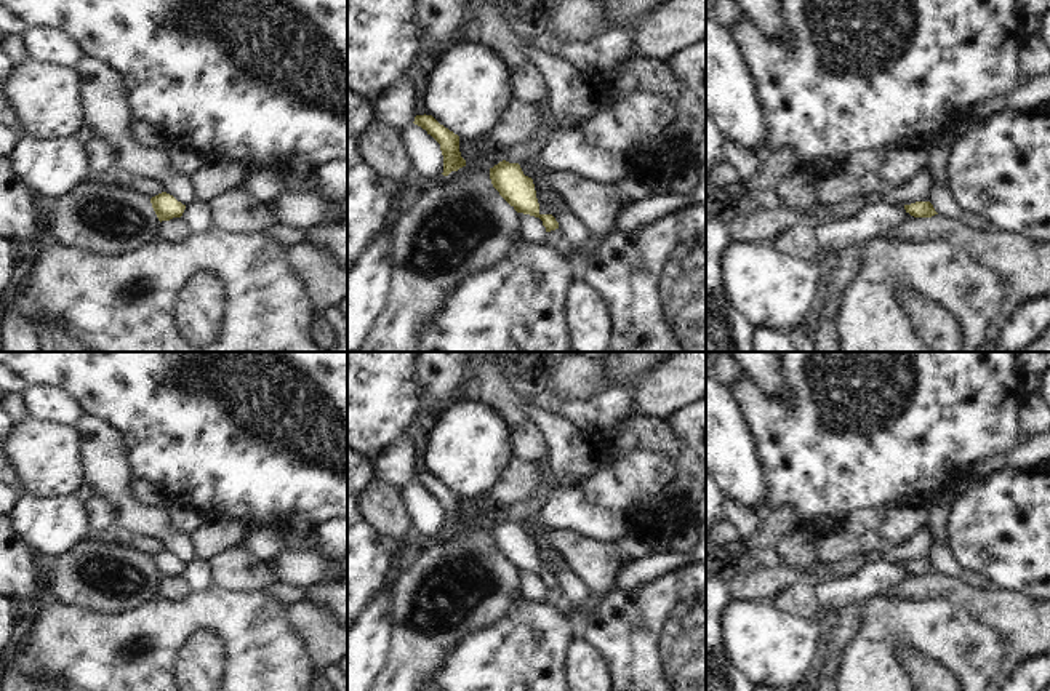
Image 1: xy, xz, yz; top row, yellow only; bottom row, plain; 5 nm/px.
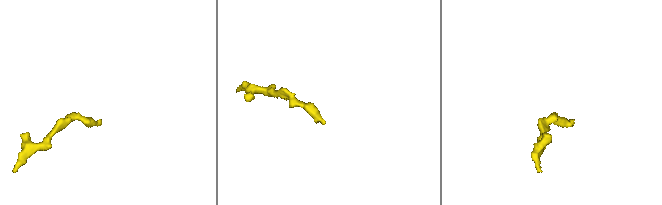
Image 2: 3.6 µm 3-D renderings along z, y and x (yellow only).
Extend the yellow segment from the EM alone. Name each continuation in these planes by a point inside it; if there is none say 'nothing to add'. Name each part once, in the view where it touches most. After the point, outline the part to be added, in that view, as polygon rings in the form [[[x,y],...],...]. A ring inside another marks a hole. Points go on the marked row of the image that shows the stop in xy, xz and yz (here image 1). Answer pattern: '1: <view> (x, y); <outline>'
nothing to add

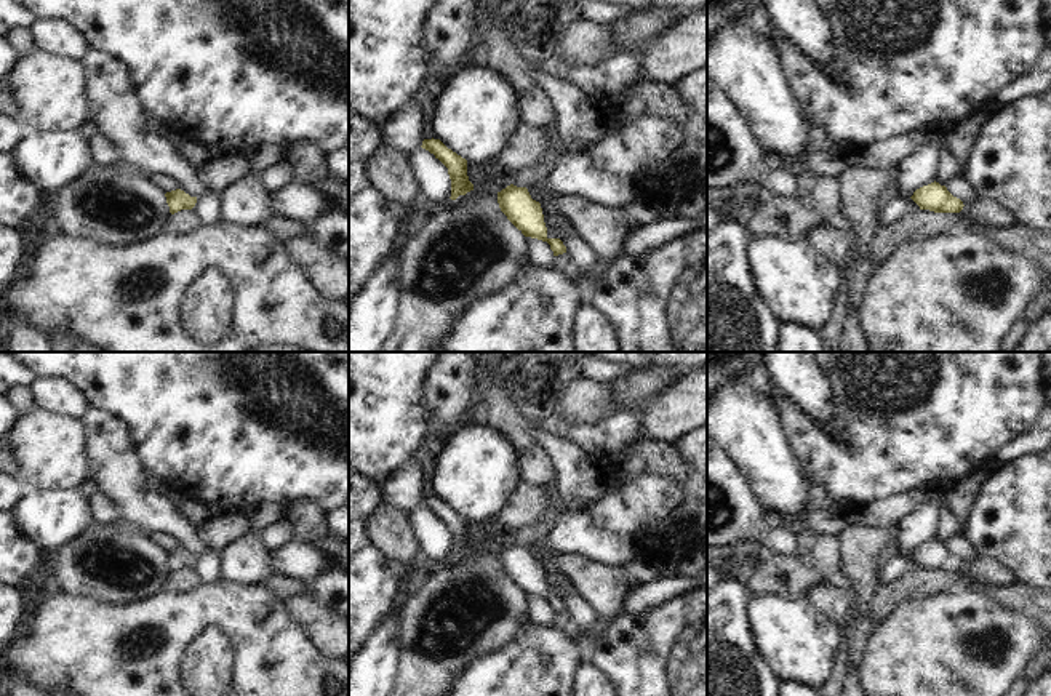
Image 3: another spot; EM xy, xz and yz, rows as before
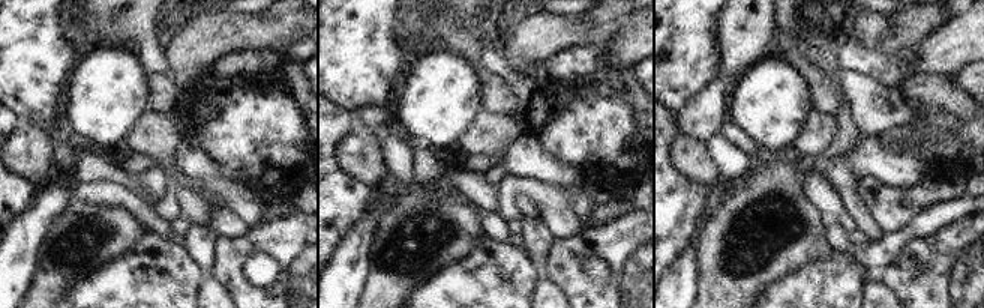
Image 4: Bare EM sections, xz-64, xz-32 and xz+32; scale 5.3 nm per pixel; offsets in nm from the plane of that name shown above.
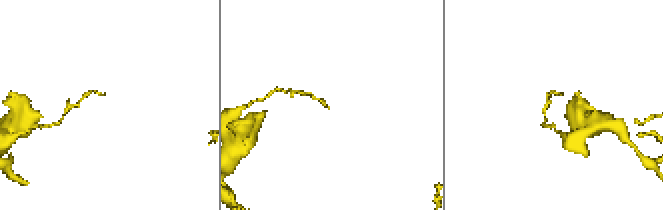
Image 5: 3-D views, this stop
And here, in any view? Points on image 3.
nothing to add

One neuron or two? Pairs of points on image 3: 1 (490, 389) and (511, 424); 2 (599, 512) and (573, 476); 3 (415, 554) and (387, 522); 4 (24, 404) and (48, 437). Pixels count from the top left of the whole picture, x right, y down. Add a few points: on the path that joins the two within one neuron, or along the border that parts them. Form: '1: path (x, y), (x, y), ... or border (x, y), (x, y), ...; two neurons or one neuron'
1: path (491, 397), (506, 416); one neuron
2: border (618, 474), (618, 484), (584, 509); two neurons
3: path (407, 546), (391, 530); one neuron
4: border (34, 407), (19, 416); two neurons

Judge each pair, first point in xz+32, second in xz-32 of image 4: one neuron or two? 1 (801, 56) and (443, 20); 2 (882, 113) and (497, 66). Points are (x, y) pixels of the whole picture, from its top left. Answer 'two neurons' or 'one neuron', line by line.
1: two neurons
2: one neuron

